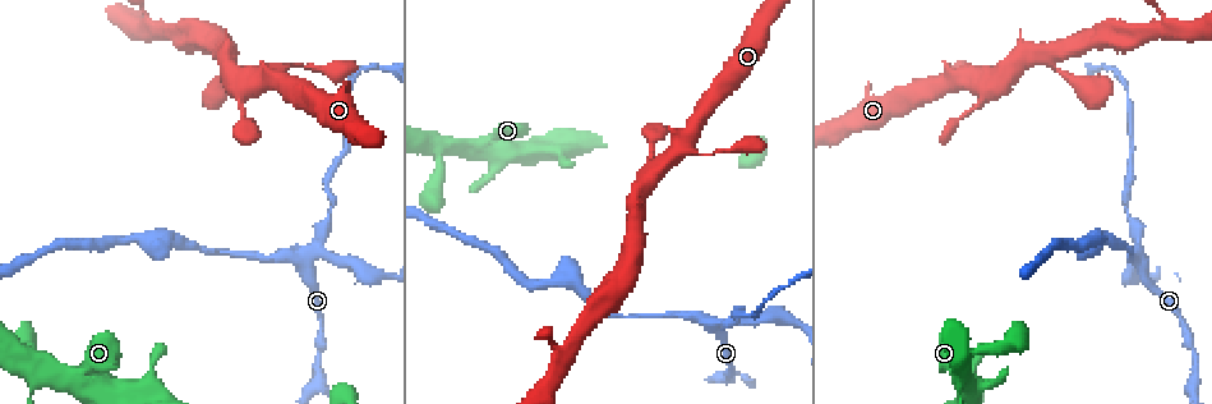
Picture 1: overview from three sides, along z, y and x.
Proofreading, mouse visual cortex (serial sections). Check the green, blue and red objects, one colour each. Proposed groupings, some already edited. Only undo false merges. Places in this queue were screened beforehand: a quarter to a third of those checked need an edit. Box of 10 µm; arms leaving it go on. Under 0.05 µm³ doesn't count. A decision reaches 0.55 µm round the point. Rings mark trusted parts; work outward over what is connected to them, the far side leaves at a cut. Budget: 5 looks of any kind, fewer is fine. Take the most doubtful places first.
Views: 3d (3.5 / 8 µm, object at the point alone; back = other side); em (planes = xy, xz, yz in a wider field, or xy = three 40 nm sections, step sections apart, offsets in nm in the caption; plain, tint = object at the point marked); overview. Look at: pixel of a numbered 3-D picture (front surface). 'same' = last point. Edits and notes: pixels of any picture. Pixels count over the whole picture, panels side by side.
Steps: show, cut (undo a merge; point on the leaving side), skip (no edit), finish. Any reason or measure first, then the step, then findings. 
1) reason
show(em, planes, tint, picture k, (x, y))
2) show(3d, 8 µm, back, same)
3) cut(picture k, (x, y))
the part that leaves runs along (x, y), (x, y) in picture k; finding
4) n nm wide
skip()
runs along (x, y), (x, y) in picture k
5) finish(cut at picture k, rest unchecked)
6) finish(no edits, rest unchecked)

four-way junction
show(3d, 3.5 µm, picture 1, (301, 262))

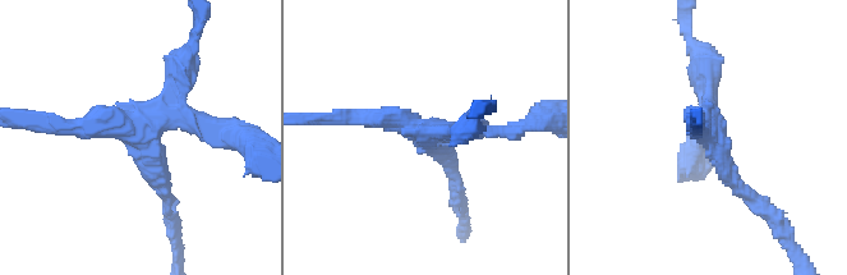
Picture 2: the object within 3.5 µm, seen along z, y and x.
now the EM
show(em, xy, step 3, plain, picture 2, (138, 135))

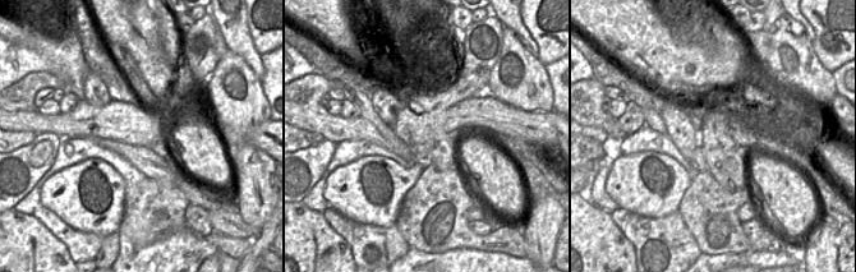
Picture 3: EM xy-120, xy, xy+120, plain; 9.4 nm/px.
with the object marked
show(em, xy, step 3, tint, same)

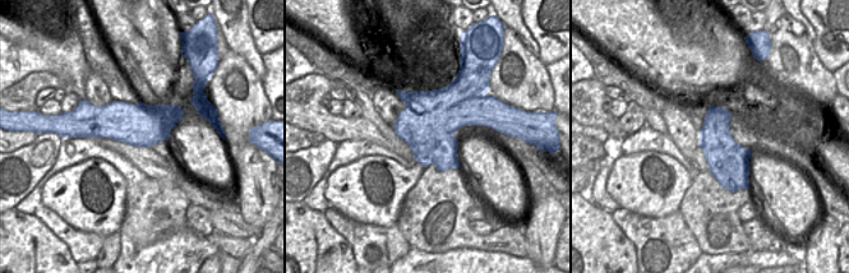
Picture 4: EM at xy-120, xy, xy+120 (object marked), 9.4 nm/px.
550 nm wide
cut(picture 2, (408, 127))
the part that leaves runs along (431, 136), (400, 120), (317, 117) in picture 2; a second cell is stuck on

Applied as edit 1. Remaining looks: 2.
calibre changes
show(3d, 8 µm, picture 1, (436, 142))

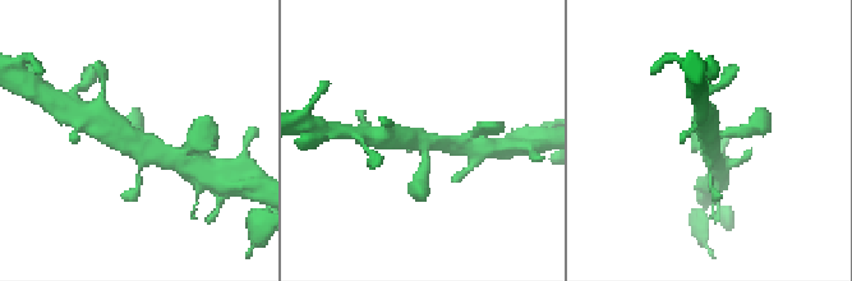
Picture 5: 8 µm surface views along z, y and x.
4 arms; arms of 150, 300, 450, 700 nm
show(em, xy, step 2, tint, same)

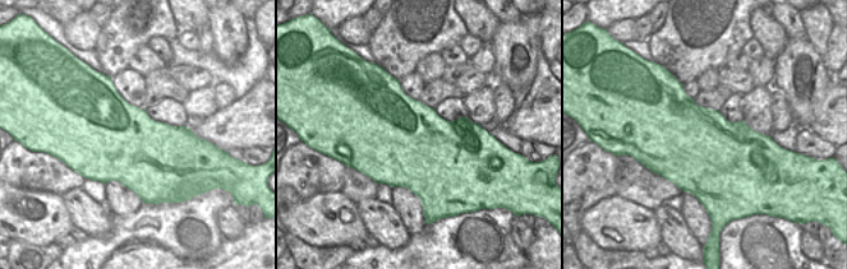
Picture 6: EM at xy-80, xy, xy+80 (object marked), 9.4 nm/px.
skip()
runs along (170, 160), (151, 155), (110, 120) in picture 5; one cell here

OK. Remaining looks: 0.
finish(cut at picture 2, rest unchecked)

